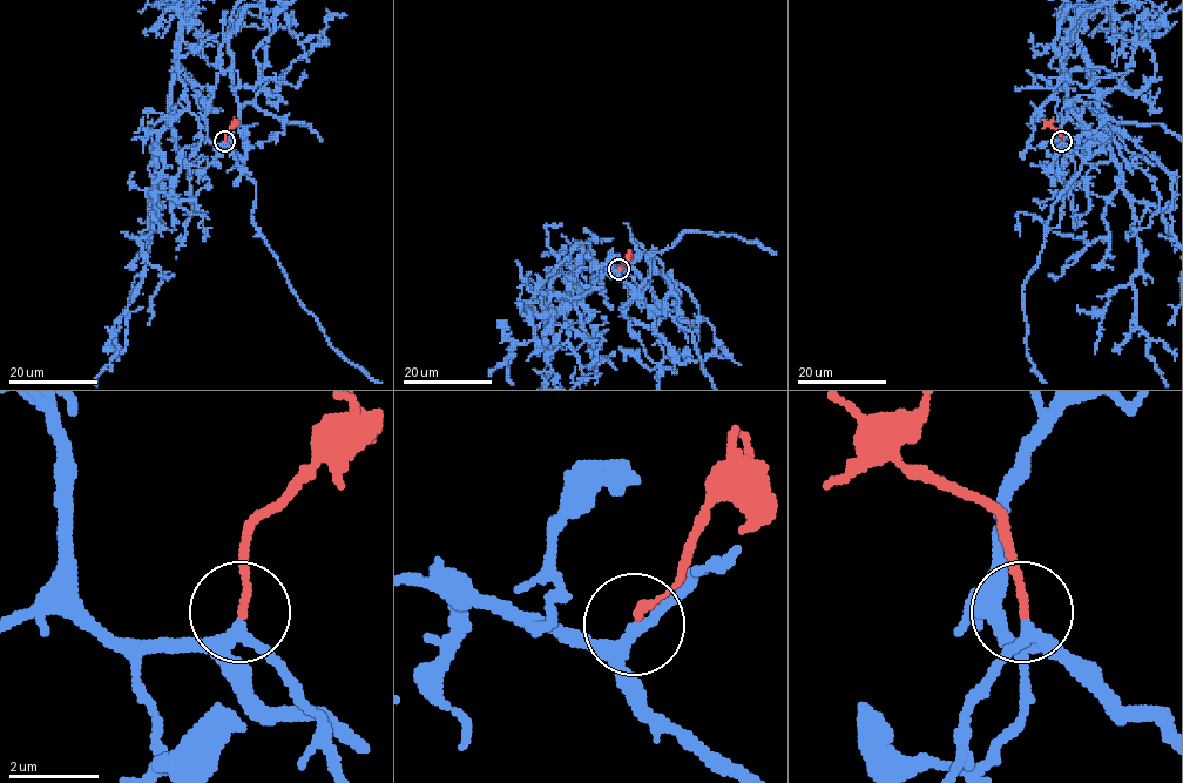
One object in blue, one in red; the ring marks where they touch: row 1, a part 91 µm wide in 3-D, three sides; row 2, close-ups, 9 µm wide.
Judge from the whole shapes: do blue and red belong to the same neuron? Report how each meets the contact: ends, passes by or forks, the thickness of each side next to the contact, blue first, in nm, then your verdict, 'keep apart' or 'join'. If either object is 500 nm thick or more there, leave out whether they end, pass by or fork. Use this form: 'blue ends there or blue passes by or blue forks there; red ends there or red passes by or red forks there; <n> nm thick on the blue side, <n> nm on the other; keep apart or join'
blue passes by; red ends there; 240 nm thick on the blue side, 180 nm on the other; join

